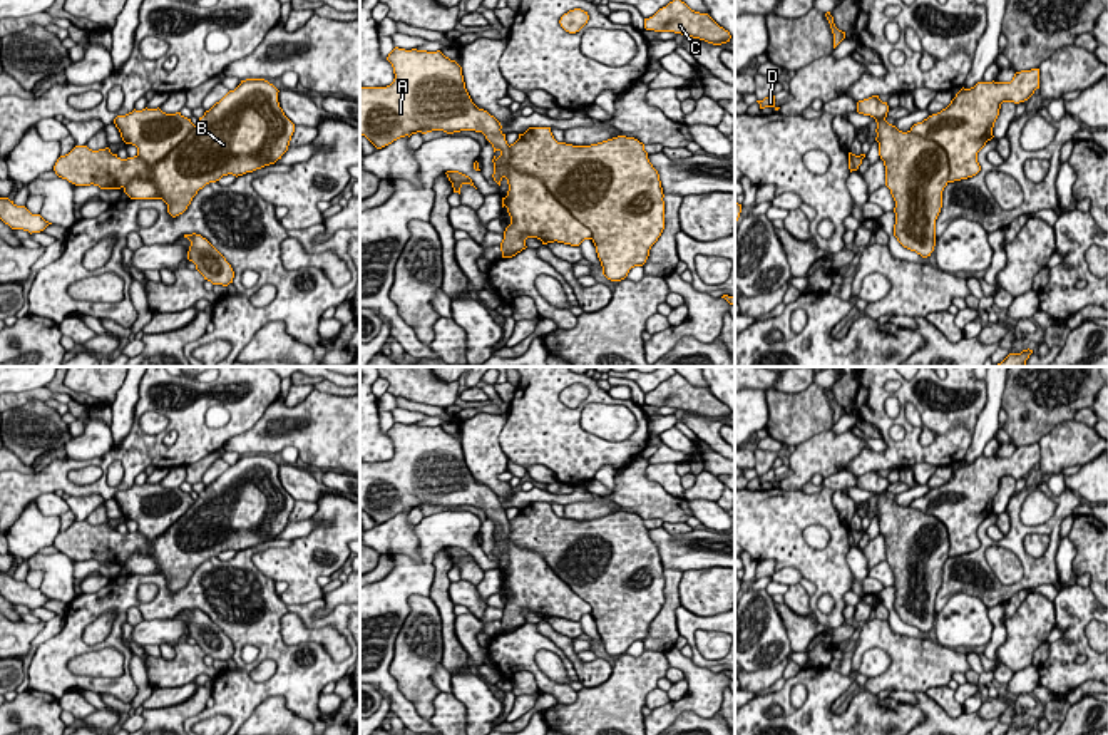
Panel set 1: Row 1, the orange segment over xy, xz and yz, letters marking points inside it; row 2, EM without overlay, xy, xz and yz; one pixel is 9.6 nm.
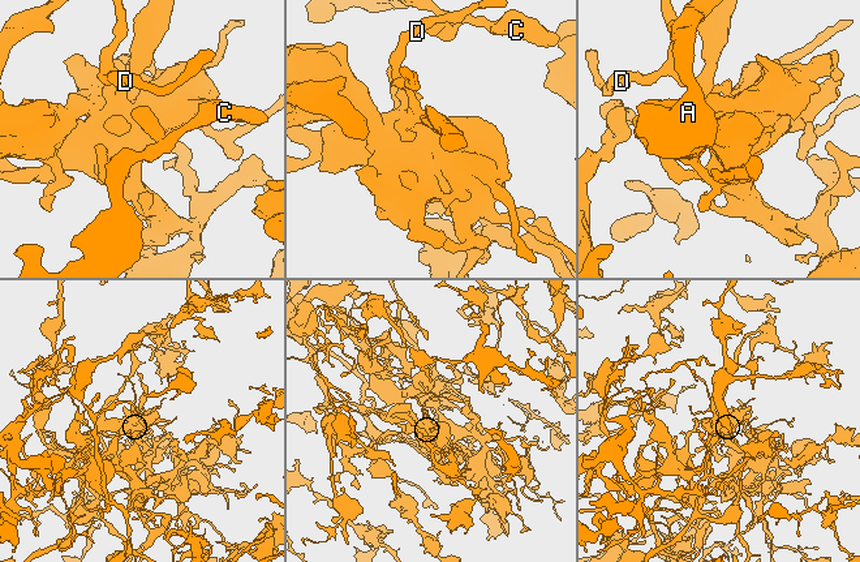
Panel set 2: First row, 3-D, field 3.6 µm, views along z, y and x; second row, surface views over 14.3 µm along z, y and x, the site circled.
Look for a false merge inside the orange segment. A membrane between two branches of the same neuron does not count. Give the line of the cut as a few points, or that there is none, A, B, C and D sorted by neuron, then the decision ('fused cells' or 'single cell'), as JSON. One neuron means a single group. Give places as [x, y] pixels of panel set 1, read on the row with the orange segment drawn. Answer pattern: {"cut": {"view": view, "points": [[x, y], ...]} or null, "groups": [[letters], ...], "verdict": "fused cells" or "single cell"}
{"cut": {"view": "xz", "points": [[507, 146], [509, 163], [534, 174], [593, 238]]}, "groups": [["A"], ["B", "C", "D"]], "verdict": "fused cells"}

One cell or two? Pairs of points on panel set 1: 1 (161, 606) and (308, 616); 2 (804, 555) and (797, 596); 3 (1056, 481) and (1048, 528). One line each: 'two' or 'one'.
1: one
2: two
3: two

